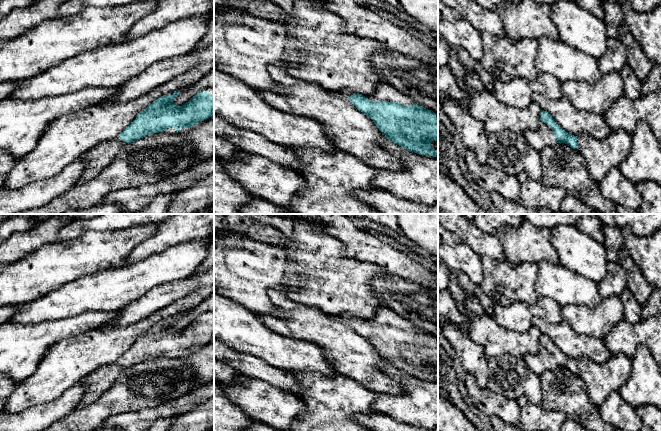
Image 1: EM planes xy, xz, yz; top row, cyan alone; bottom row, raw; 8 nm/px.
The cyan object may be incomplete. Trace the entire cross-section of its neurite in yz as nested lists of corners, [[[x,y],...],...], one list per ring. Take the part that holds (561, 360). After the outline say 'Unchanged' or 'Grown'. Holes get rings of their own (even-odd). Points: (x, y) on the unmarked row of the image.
[[[541,334],[541,346],[535,354],[526,354],[523,358],[529,370],[536,375],[557,367],[565,367],[573,373],[578,373],[577,360],[566,356],[560,351],[549,336]]]. Grown

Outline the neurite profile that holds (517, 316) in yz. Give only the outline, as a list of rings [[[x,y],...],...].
[[[542,297],[533,305],[514,301],[508,305],[494,305],[494,318],[508,330],[519,333],[528,332],[534,317],[541,317],[553,324],[562,321],[561,306],[553,299]]]

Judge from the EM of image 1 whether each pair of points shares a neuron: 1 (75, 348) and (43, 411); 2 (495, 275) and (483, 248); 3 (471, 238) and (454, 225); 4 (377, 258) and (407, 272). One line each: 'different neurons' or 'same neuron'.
1: different neurons
2: different neurons
3: same neuron
4: same neuron

